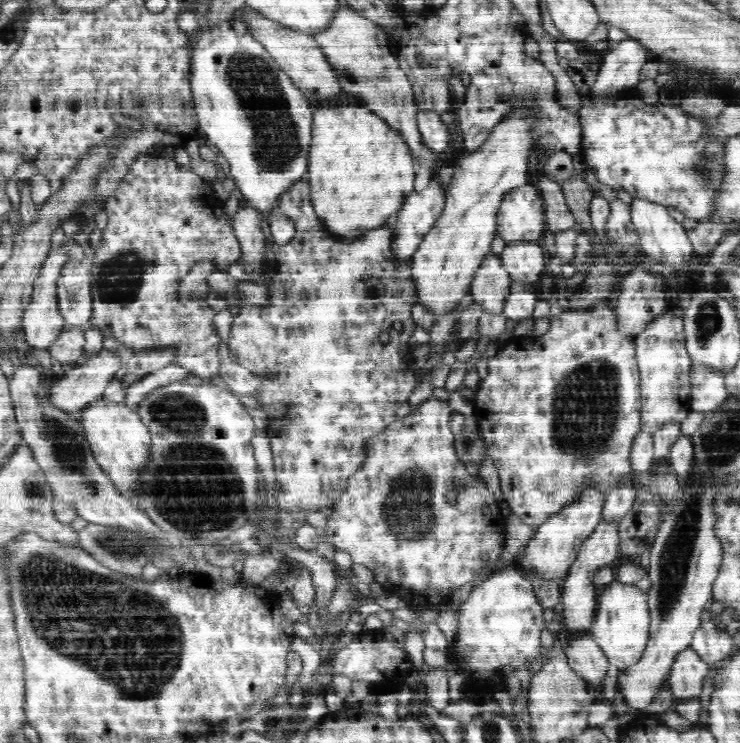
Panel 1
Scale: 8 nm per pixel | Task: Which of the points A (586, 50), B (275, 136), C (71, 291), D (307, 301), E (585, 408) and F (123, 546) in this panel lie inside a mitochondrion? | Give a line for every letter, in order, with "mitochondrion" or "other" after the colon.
A: other
B: mitochondrion
C: mitochondrion
D: other
E: mitochondrion
F: mitochondrion

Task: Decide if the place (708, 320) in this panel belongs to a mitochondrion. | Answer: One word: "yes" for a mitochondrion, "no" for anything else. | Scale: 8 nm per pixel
yes

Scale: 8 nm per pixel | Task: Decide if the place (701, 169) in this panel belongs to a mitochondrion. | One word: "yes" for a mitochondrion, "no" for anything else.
yes

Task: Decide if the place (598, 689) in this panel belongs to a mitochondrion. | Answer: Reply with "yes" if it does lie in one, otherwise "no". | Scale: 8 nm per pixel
no

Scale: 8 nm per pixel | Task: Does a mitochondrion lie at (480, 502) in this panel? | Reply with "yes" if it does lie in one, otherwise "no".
no

